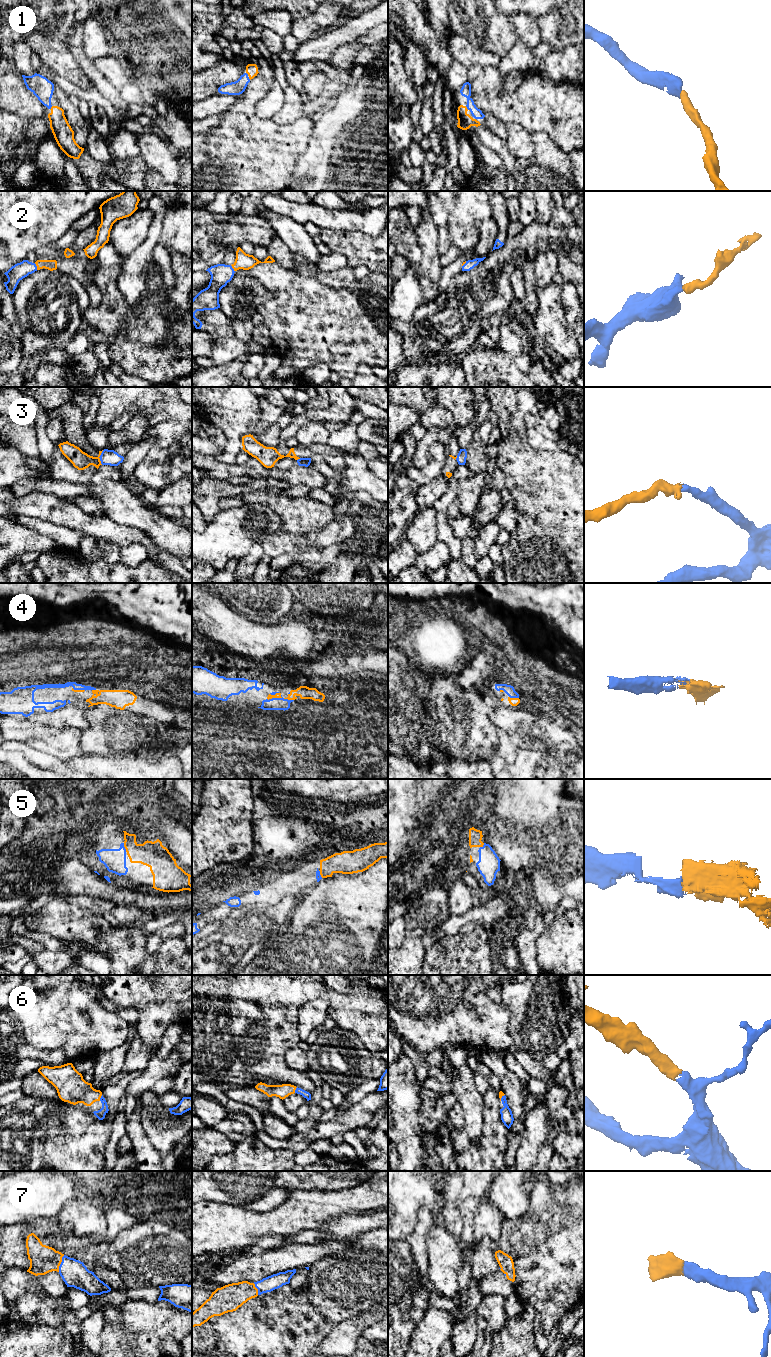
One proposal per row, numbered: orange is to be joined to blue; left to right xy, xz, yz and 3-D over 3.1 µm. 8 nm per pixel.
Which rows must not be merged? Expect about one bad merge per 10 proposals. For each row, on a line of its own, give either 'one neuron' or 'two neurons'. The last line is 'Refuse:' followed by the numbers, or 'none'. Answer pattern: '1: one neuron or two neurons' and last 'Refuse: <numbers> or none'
1: one neuron
2: one neuron
3: one neuron
4: one neuron
5: one neuron
6: one neuron
7: one neuron
Refuse: none

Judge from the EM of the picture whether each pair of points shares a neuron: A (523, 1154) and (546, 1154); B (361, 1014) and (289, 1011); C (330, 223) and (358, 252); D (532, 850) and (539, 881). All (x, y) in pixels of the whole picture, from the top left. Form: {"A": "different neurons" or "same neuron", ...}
{"A": "different neurons", "B": "different neurons", "C": "different neurons", "D": "different neurons"}

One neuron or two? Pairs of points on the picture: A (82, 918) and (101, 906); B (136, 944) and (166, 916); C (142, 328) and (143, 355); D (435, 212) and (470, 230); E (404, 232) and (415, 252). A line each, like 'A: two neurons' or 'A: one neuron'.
A: two neurons
B: two neurons
C: two neurons
D: one neuron
E: one neuron

